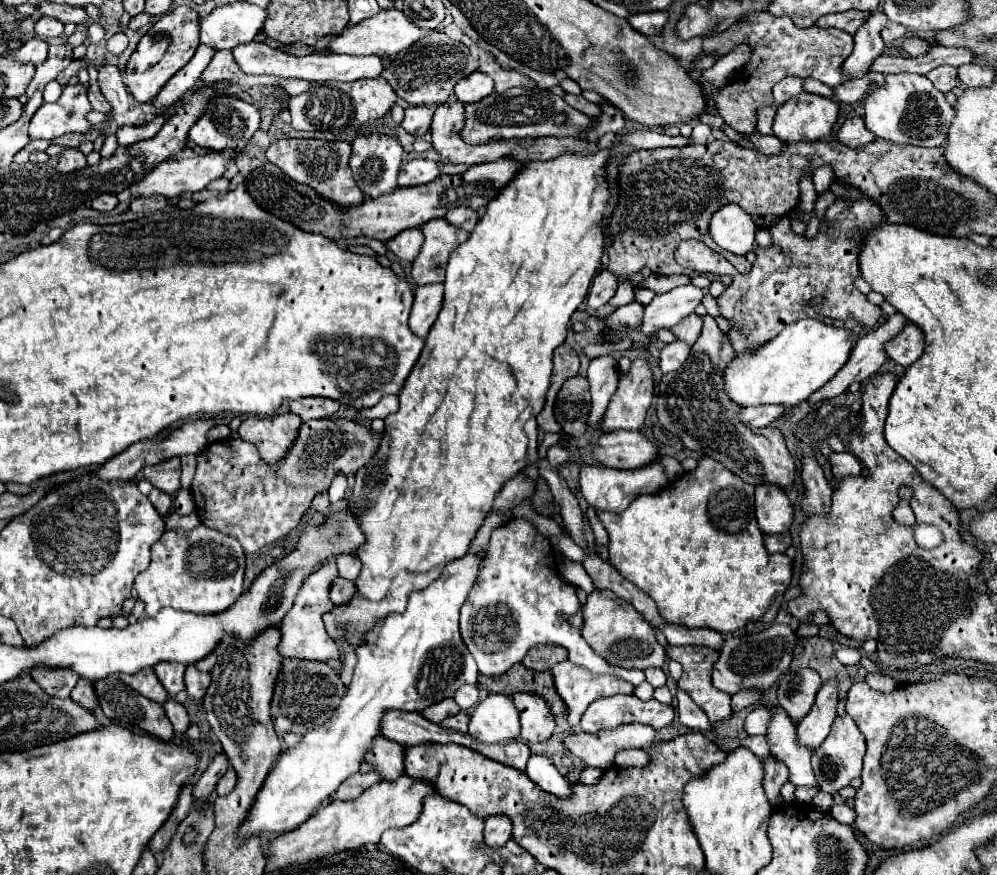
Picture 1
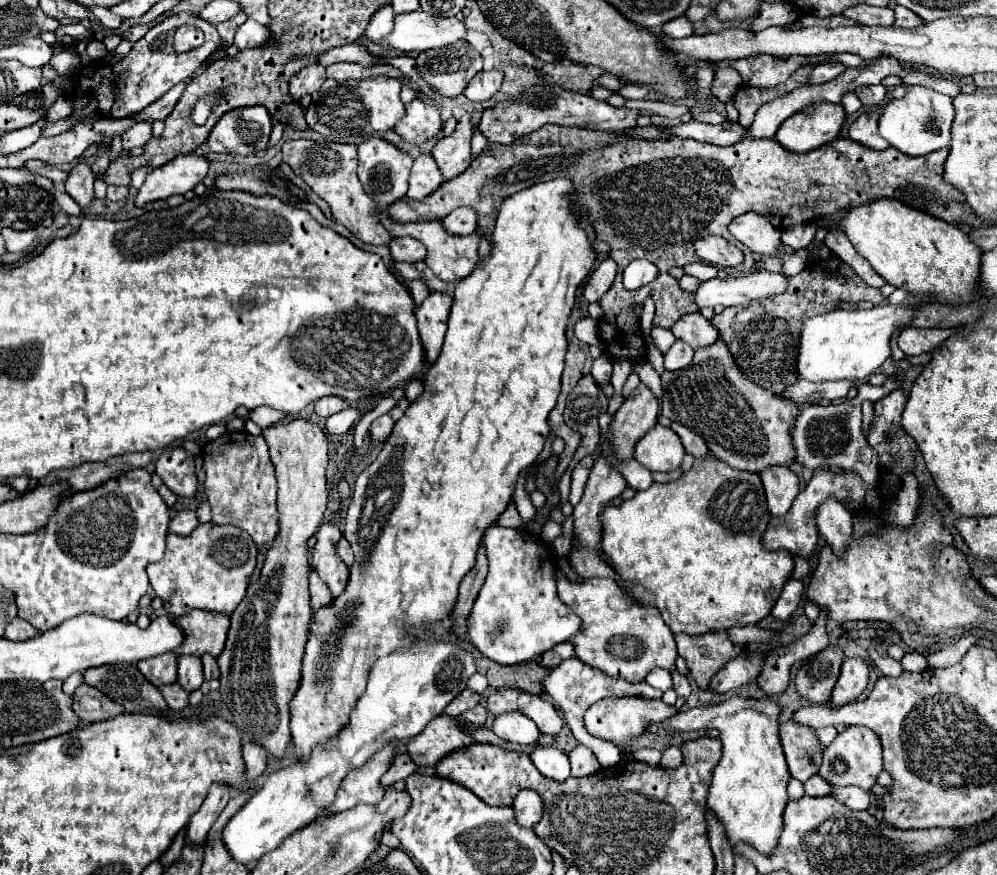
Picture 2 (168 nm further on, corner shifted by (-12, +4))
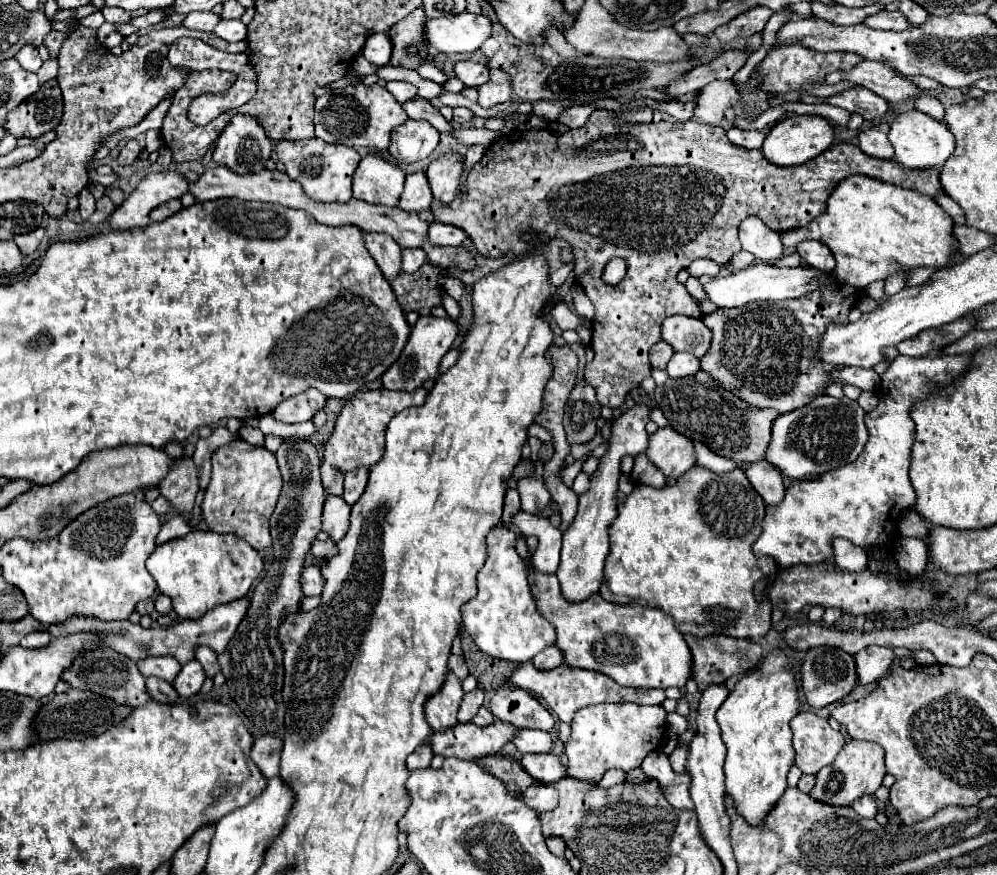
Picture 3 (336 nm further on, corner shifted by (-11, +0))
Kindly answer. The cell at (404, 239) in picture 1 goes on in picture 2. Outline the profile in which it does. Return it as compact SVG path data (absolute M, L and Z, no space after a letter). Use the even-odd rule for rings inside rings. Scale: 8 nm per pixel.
M393 238L391 242L391 256L395 262L407 262L407 264L417 264L425 260L425 250L423 244L415 238Z

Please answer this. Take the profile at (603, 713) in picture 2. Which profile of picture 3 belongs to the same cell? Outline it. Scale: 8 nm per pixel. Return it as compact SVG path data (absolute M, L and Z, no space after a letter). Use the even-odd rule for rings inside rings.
M632 702L586 706L578 710L572 720L572 734L566 744L568 776L574 776L578 780L588 780L588 782L600 782L604 772L610 768L620 768L624 772L630 772L642 764L646 754L650 754L660 746L660 740L664 736L666 736L666 710L662 706L642 706Z

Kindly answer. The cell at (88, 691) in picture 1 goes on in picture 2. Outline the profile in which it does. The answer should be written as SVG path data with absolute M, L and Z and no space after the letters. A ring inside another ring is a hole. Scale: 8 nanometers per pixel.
M81 684L75 694L73 694L73 712L79 718L79 726L93 724L93 722L103 722L109 718L115 718L117 714L125 712L123 706L101 694L99 690Z

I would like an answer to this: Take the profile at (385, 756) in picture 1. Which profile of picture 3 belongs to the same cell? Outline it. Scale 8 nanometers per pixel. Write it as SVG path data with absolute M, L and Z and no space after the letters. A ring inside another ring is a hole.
M496 720L490 726L474 726L472 722L456 724L450 730L442 730L432 734L430 746L434 754L444 758L462 758L462 760L478 760L490 754L498 754L500 748L512 740L518 732L516 726L504 724Z

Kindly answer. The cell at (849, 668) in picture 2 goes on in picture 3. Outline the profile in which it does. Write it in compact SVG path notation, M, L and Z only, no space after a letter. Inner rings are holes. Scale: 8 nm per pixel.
M870 646L870 648L864 648L860 650L856 656L854 656L854 662L856 662L856 684L858 686L866 686L870 682L876 682L878 678L882 678L890 664L894 660L894 652L892 648L882 648L882 646Z

